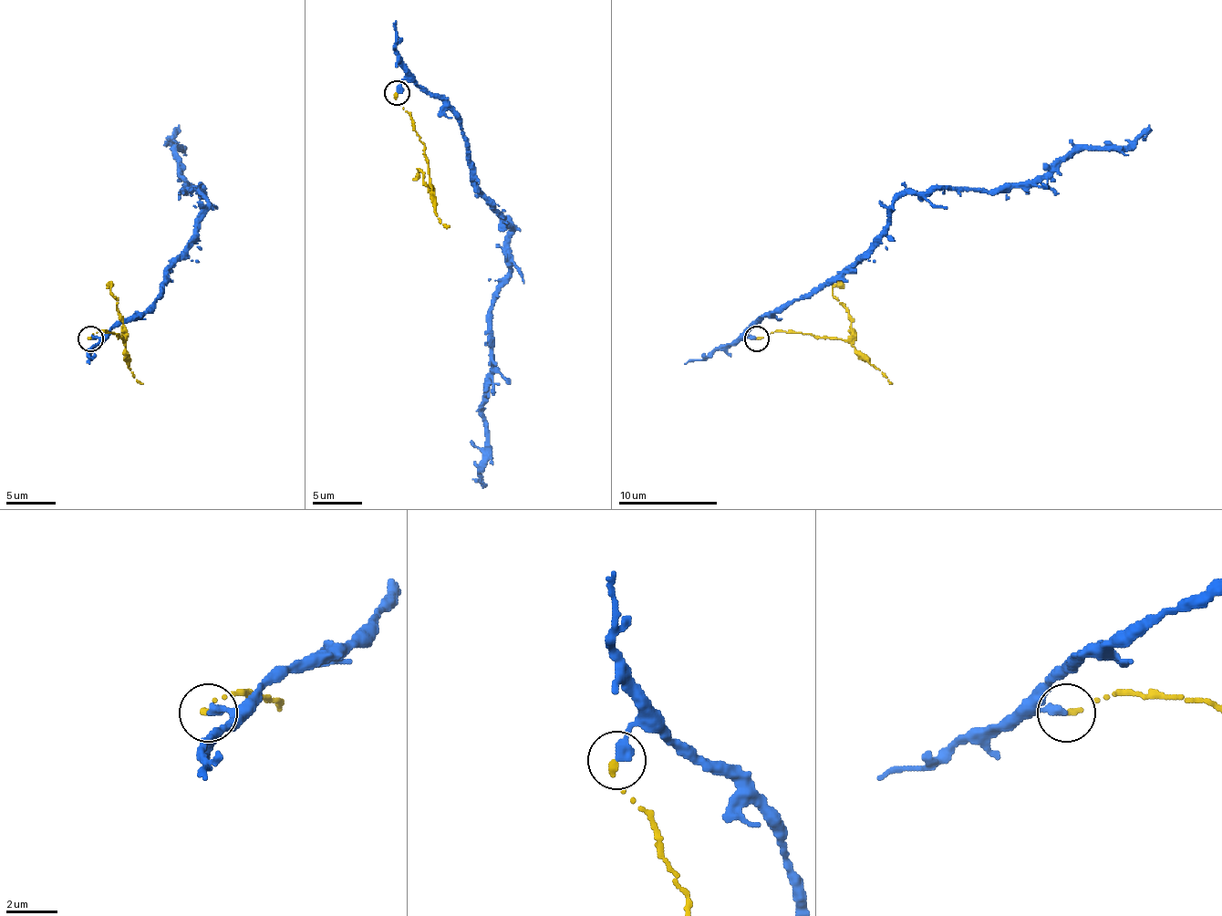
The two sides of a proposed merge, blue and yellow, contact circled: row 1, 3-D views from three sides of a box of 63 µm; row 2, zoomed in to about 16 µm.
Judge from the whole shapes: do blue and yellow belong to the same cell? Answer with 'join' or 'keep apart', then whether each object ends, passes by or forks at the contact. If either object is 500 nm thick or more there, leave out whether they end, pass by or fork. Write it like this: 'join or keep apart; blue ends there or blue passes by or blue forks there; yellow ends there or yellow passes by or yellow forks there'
keep apart; blue ends there; yellow ends there

